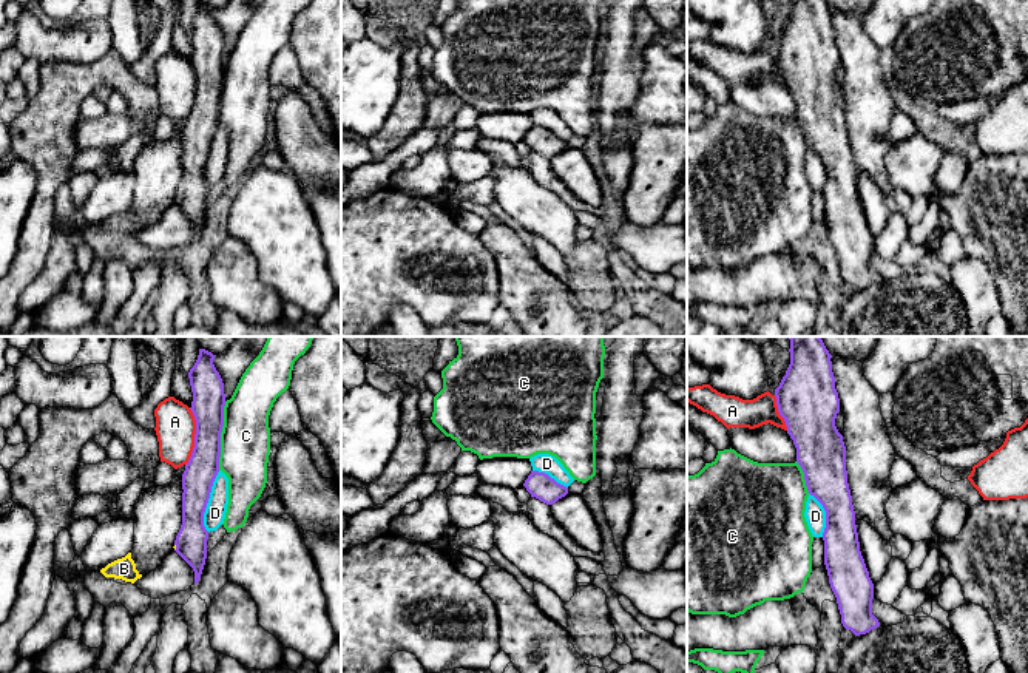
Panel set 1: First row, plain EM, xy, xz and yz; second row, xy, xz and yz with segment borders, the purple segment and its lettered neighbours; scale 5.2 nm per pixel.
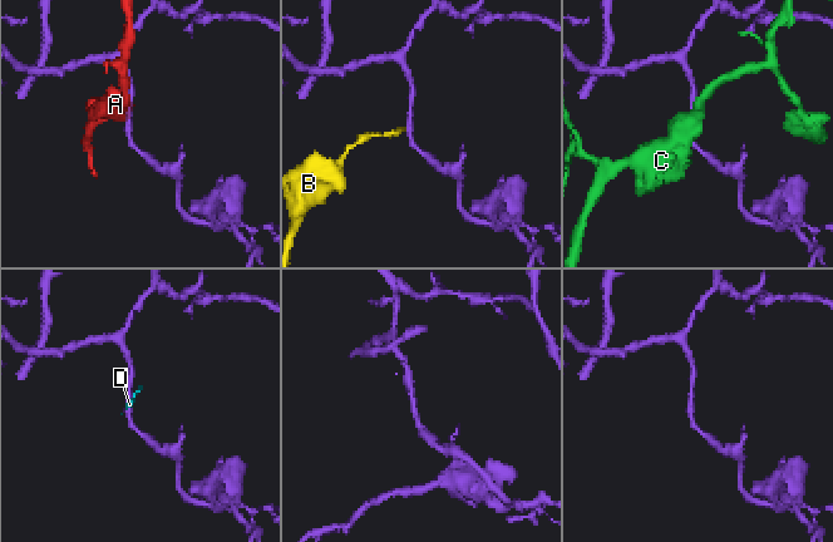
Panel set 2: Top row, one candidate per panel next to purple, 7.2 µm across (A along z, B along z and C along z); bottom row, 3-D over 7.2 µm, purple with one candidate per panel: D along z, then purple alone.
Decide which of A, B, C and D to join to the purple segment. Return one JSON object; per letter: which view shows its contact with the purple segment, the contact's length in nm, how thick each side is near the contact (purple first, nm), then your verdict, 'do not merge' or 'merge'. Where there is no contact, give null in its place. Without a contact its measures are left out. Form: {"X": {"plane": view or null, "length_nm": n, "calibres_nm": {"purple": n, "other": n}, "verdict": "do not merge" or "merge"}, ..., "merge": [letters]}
{"A": {"plane": "xy", "length_nm": 300, "calibres_nm": {"purple": 170, "other": 200}, "verdict": "do not merge"}, "B": {"plane": "xy", "length_nm": 40, "calibres_nm": {"purple": 160, "other": 20}, "verdict": "do not merge"}, "C": {"plane": "xy", "length_nm": 360, "calibres_nm": {"purple": 170, "other": 260}, "verdict": "do not merge"}, "D": {"plane": "xy", "length_nm": 320, "calibres_nm": {"purple": 160, "other": 110}, "verdict": "do not merge"}, "merge": []}

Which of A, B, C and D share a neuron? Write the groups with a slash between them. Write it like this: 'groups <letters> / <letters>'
groups A / B D / C

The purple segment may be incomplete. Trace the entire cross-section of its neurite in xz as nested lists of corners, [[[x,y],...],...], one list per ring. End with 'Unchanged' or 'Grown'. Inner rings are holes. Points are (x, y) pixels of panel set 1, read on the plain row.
[[[531,125],[523,140],[531,151],[536,151],[546,159],[553,159],[568,148],[566,140],[557,137],[548,128],[539,125]]]. Unchanged

